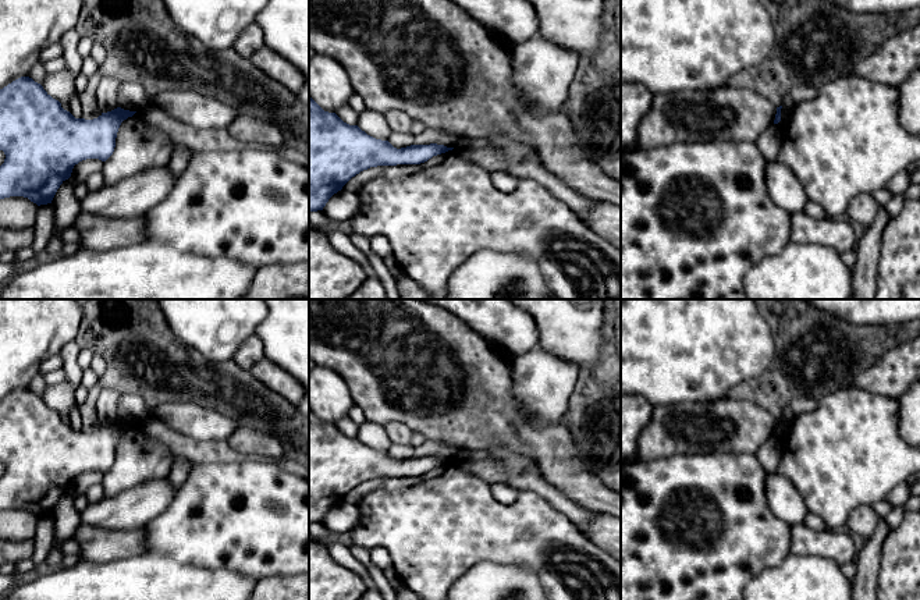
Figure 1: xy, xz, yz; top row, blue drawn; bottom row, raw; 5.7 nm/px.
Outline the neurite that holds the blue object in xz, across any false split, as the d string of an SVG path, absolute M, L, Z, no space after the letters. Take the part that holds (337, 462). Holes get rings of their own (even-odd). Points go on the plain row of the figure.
M309 406L309 525L323 522L328 511L363 482L420 476L452 461L437 455L397 461L324 423Z

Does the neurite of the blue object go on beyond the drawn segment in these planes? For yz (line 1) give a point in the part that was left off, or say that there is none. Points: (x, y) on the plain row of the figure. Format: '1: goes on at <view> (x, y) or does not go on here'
1: does not go on here

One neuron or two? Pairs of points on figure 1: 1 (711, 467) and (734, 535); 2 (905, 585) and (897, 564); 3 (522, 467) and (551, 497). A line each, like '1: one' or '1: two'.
1: one
2: one
3: one

